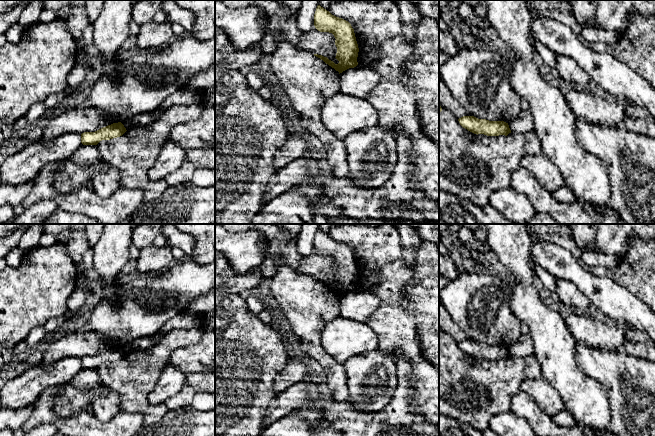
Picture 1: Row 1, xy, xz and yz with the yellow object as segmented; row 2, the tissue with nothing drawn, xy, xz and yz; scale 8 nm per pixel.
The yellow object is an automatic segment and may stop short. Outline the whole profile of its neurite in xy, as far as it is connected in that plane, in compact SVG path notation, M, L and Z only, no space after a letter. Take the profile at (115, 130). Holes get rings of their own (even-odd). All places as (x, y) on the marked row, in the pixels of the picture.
M121 122L113 123L95 132L84 132L81 134L83 145L97 145L102 140L110 140L122 136L126 128Z

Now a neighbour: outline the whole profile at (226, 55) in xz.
M215 25L215 62L222 67L246 71L262 65L266 56L262 45L257 49L236 50L223 30Z

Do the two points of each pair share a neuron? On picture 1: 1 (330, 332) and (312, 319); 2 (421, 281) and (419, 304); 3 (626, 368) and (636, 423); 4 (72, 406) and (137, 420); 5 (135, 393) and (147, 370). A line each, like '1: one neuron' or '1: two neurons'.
1: two neurons
2: one neuron
3: one neuron
4: two neurons
5: one neuron

